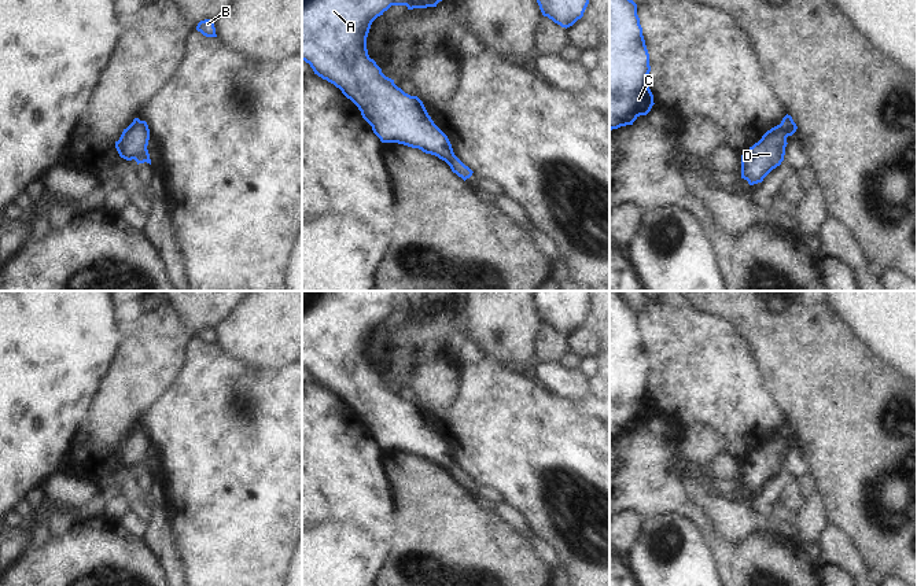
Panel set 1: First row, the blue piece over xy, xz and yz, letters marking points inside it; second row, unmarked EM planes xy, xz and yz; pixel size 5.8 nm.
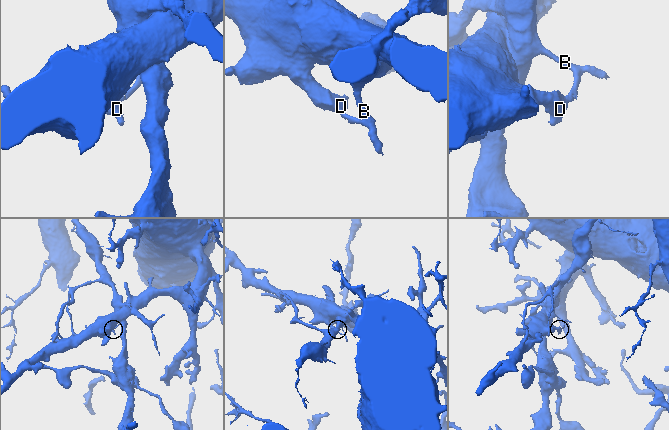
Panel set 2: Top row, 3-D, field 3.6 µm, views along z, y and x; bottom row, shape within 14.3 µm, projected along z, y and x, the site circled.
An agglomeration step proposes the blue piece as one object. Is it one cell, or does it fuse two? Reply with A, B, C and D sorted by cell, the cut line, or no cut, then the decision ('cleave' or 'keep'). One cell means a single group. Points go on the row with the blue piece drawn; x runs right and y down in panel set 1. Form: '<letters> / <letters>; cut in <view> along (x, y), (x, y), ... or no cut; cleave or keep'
A C D / B; cut in yz along (780, 124), (790, 135); cleave

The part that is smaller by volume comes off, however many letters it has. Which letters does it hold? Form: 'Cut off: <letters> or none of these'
Cut off: B

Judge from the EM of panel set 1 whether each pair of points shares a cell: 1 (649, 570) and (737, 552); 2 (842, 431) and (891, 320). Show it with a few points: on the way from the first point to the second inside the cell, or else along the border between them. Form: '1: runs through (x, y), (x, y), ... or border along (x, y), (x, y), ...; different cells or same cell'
1: border along (699, 527), (720, 571); different cells
2: border along (853, 332), (886, 362), (902, 373); different cells

